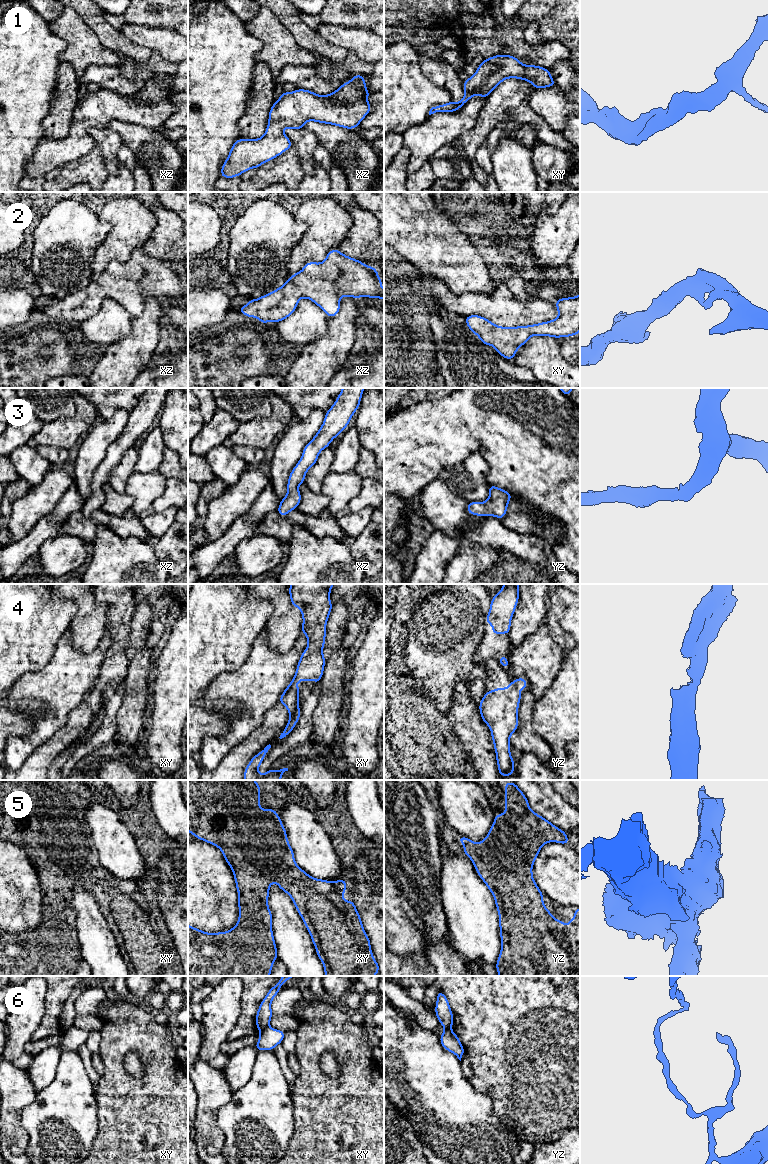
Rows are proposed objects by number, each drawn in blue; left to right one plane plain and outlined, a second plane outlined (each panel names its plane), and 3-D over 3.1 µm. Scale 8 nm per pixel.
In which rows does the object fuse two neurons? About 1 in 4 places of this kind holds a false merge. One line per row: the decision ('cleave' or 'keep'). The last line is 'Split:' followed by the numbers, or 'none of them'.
1: keep
2: keep
3: keep
4: keep
5: keep
6: cleave
Split: 6

